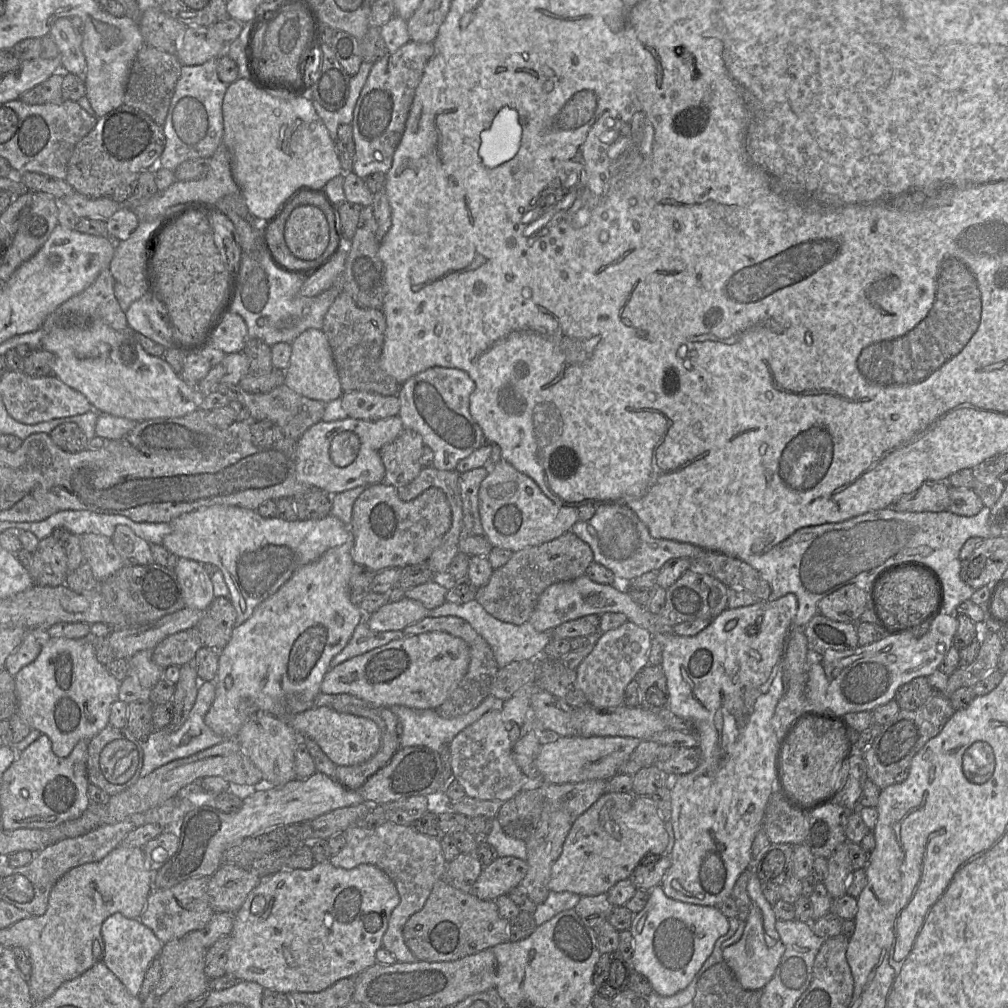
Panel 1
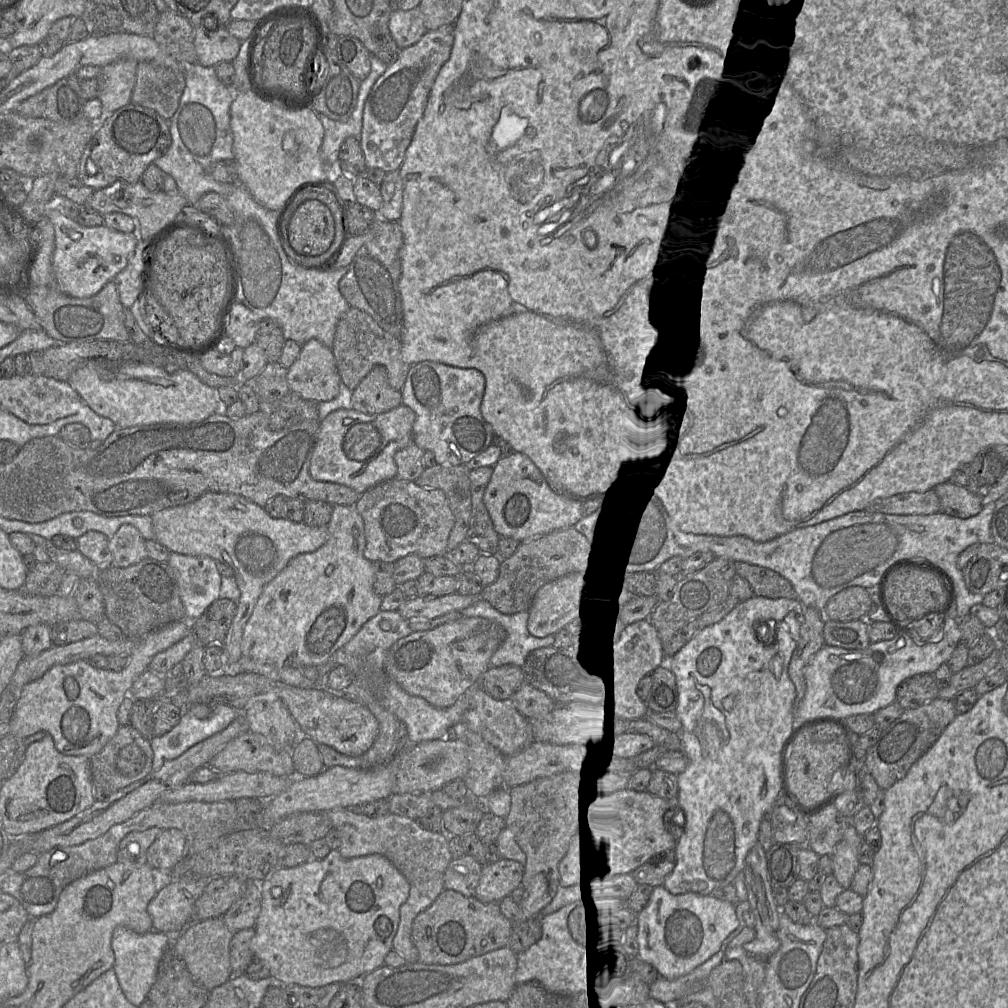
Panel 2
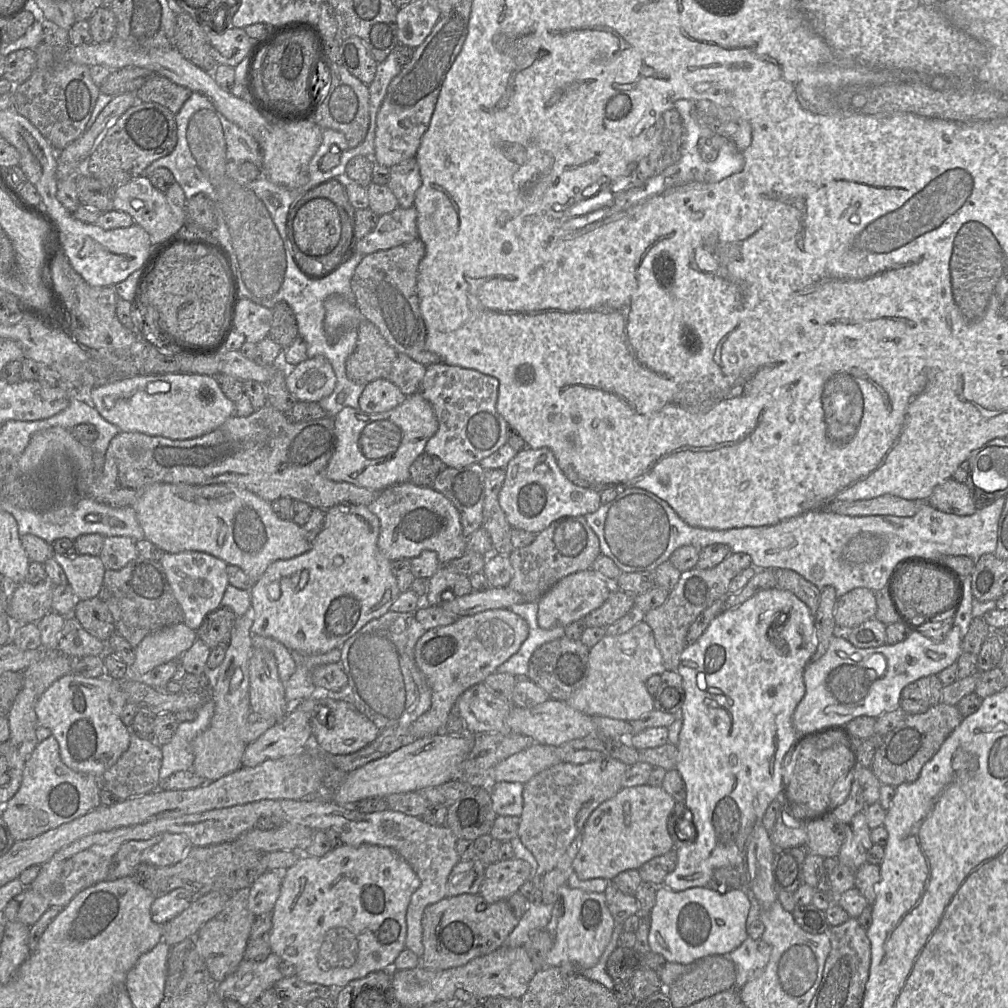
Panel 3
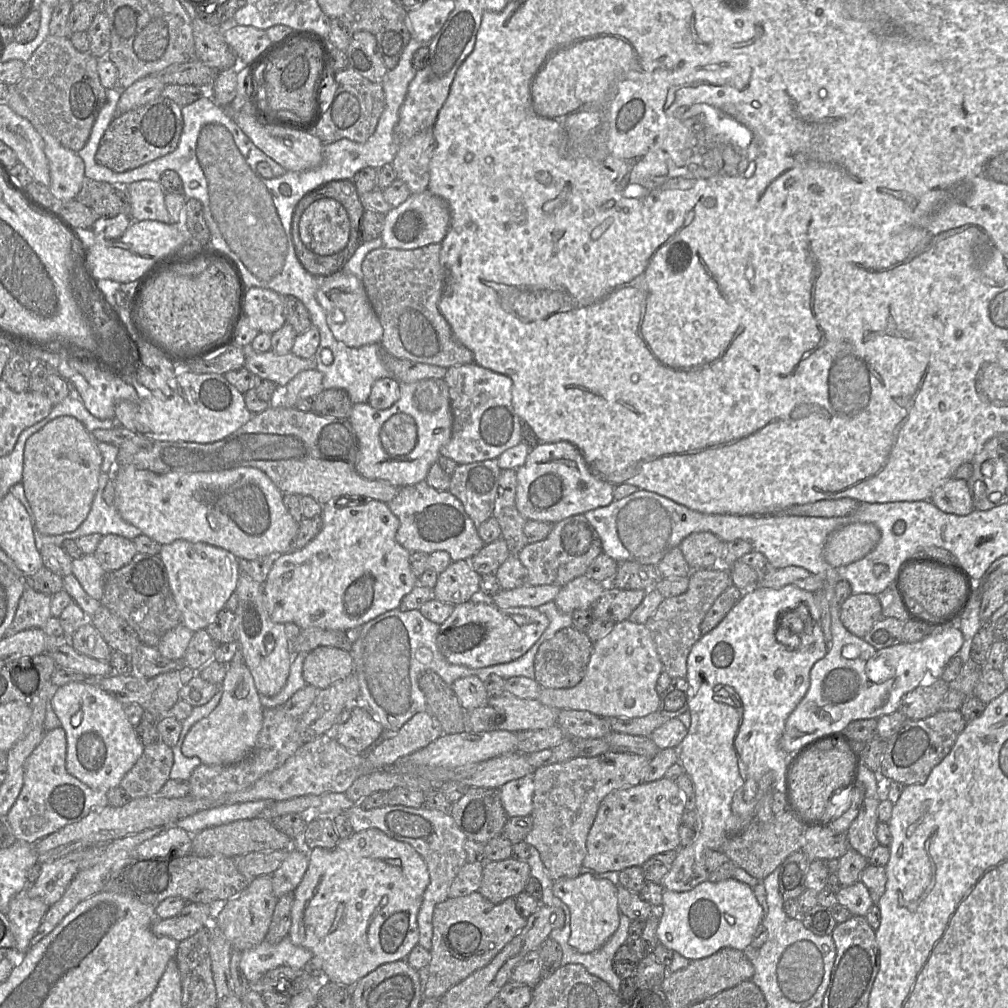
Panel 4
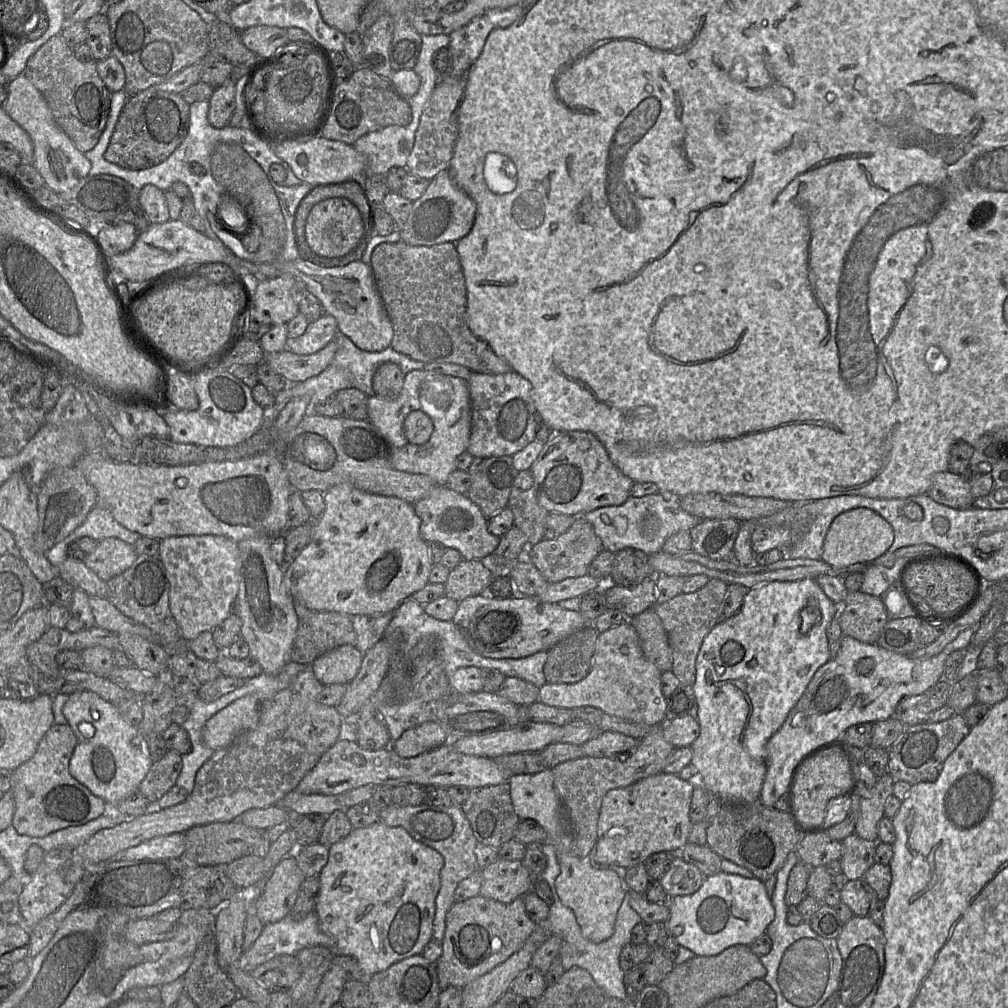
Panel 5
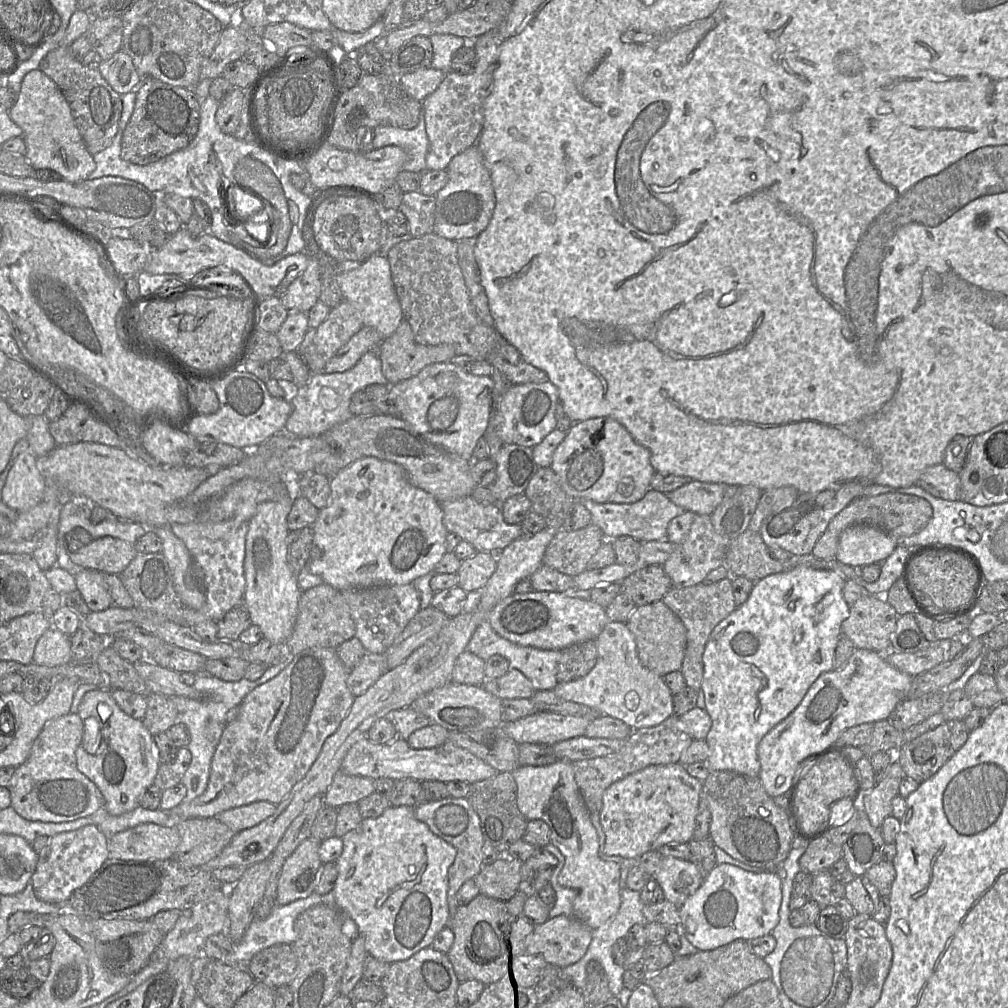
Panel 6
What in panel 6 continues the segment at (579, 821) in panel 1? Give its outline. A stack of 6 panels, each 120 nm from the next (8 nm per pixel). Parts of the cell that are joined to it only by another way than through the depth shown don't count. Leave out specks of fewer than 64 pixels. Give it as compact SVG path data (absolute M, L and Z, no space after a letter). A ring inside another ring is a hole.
M680 763L651 765L613 783L603 794L600 823L605 833L604 855L637 861L651 850L659 850L671 842L688 843L694 836L695 818L701 799L703 782L688 774Z

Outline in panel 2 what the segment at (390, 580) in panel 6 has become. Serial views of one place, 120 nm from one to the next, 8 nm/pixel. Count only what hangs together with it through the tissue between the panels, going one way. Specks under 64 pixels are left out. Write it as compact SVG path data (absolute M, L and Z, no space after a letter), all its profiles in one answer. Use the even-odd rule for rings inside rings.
M335 505L327 530L328 539L322 547L314 552L295 556L263 589L243 630L242 658L278 668L319 668L327 664L337 650L381 611L382 597L374 591L373 563L364 557L364 523L355 505Z

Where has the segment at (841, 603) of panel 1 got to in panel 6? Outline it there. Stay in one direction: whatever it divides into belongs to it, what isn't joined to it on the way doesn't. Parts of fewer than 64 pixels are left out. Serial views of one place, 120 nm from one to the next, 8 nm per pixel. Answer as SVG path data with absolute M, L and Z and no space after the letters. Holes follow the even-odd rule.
M863 596L850 606L850 614L841 624L841 633L844 633L856 648L873 650L879 653L891 651L891 637L899 615L882 596Z

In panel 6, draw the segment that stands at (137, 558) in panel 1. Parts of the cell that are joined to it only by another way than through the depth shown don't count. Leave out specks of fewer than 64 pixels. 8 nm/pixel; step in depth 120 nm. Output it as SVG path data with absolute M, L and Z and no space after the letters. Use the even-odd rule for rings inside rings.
M104 536L93 541L75 553L70 559L80 568L97 570L102 573L119 575L137 554L135 546L129 542Z

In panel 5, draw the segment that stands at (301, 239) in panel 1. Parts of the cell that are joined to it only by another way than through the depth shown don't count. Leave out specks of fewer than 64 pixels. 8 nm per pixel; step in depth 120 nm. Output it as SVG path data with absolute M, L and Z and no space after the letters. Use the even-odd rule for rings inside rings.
M329 198L317 203L307 217L305 237L311 250L325 258L345 256L365 234L364 222L356 206L345 198Z

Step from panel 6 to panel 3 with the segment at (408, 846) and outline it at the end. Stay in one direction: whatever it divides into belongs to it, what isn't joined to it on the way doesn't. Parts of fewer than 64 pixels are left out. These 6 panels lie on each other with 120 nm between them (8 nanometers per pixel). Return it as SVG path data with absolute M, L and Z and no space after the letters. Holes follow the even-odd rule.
M343 844L322 857L301 855L298 861L285 871L280 895L272 910L272 931L270 947L284 962L293 965L295 975L304 982L316 983L330 989L341 989L353 980L361 979L370 973L392 970L398 955L405 949L407 935L406 912L412 894L420 886L420 879L411 866L394 850L388 847L363 844L350 846Z

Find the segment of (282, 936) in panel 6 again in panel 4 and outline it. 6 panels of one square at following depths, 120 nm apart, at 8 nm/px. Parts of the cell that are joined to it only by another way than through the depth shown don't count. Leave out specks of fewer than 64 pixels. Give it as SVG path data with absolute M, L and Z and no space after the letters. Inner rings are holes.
M286 936L277 944L270 944L263 940L244 951L239 967L246 980L253 986L272 969L279 966L302 969L307 967L312 958L311 951L293 944Z

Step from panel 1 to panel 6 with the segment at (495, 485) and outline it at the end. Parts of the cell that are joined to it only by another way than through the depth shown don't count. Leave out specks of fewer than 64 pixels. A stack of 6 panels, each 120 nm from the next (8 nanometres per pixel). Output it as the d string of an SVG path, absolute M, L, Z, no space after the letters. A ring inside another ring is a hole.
M599 417L574 422L571 428L567 431L565 439L555 449L550 468L558 477L561 488L574 501L587 499L597 503L633 503L641 500L645 496L645 494L651 489L650 482L655 474L655 470L651 464L650 456L650 451L646 447L638 444L622 424L611 417Z

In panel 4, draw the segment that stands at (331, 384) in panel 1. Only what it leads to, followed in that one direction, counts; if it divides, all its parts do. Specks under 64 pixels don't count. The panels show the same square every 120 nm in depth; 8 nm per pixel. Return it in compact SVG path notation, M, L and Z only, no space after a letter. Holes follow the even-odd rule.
M317 369L304 370L294 376L284 387L279 406L295 408L299 400L314 398L323 391L322 374Z

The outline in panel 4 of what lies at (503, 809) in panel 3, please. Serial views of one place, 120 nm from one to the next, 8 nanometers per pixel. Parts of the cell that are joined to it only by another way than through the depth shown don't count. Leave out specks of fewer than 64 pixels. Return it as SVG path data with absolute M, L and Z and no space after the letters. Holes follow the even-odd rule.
M533 775L509 781L499 788L503 808L508 818L530 816L533 810Z

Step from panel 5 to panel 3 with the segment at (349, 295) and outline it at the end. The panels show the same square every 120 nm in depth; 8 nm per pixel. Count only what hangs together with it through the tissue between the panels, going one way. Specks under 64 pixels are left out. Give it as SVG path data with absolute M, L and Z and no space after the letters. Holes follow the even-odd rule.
M332 294L324 300L325 317L323 327L331 343L336 342L343 333L357 329L366 319L353 301L339 294Z

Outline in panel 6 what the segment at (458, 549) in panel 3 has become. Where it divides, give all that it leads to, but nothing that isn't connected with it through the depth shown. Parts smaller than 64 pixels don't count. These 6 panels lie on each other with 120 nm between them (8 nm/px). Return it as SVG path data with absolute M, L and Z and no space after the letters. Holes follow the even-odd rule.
M473 496L440 503L443 511L443 524L447 531L468 542L476 552L488 552L498 555L510 543L521 536L520 524L508 524L504 521L500 505L477 502Z

